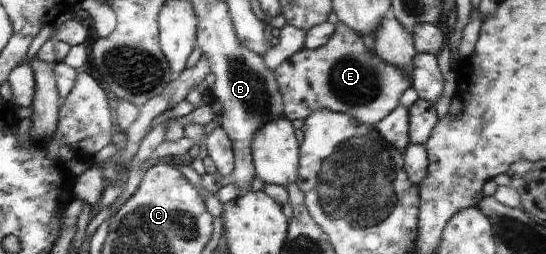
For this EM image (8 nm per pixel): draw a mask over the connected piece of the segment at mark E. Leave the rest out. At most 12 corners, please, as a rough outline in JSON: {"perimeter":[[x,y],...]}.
{"perimeter":[[339,23],[273,70],[291,121],[376,127],[412,77]]}

